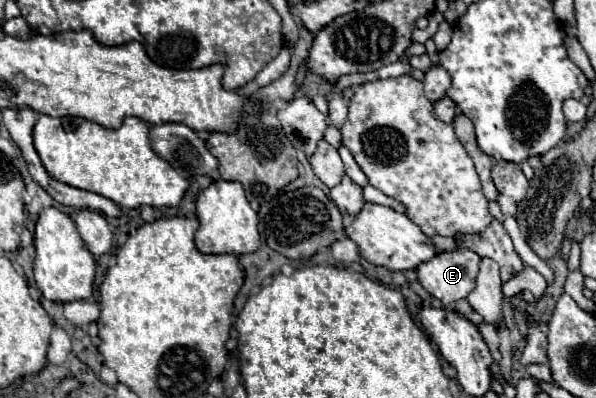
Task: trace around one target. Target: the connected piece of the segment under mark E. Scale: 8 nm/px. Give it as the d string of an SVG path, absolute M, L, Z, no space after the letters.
M460 248L450 254L436 254L432 260L422 262L416 268L416 276L428 294L448 306L472 292L478 266L480 256L468 248Z

